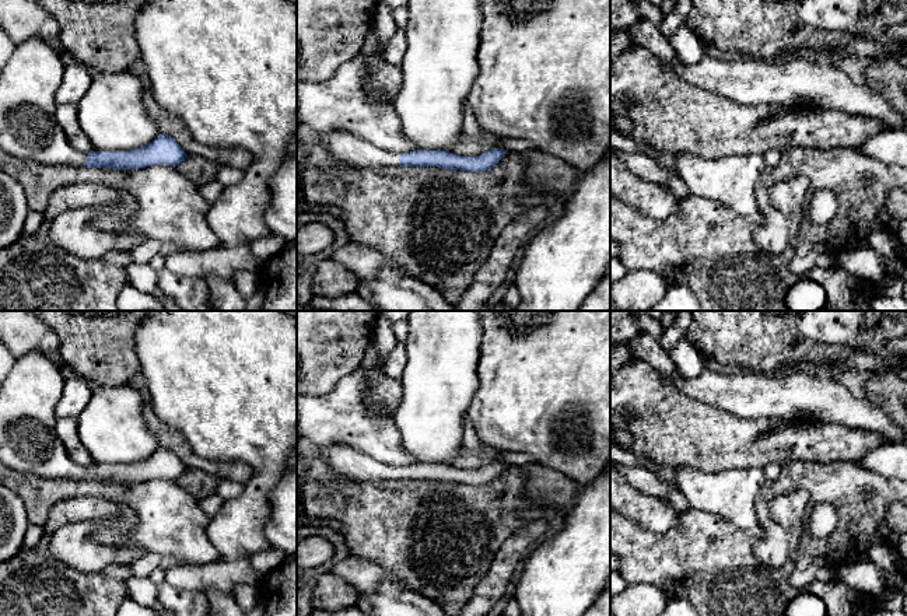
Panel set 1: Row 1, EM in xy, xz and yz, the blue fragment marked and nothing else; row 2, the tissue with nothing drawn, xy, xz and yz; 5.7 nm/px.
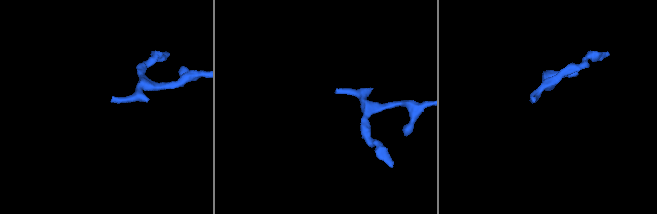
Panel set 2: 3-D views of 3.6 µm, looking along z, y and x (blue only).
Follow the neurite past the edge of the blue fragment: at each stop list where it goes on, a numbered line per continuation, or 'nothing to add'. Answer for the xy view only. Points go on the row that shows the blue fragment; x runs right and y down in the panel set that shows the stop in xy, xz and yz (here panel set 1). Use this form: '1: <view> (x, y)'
1: xy (30, 130)

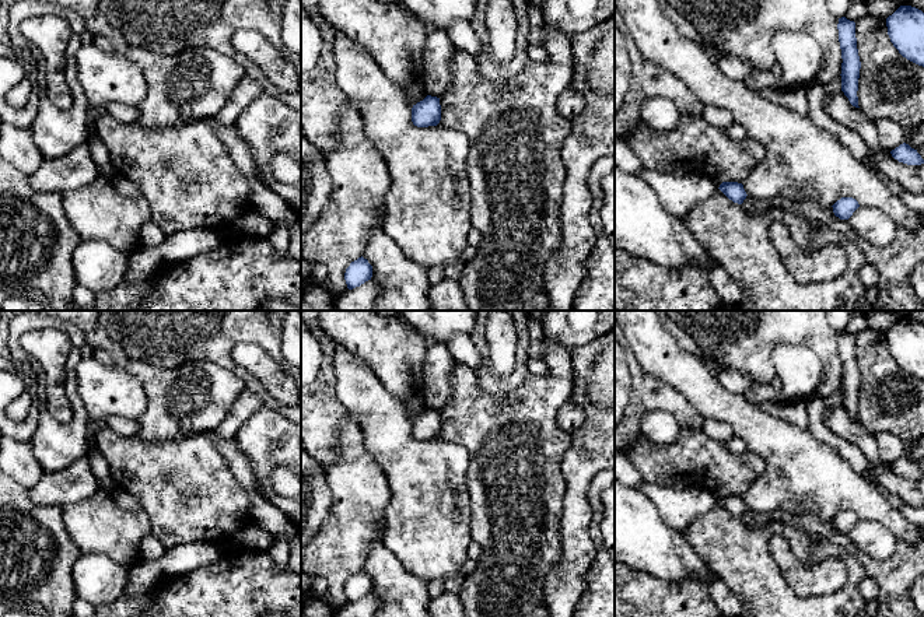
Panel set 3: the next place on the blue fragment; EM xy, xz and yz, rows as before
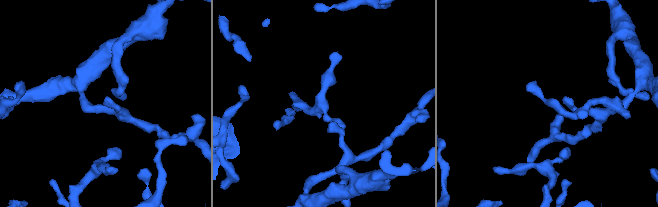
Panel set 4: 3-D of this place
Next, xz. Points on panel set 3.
nothing to add

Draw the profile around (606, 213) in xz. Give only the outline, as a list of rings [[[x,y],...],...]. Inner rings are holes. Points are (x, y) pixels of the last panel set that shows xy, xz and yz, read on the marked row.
[[[615,169],[602,179],[602,206],[599,217],[603,231],[609,238],[610,246],[615,252]]]

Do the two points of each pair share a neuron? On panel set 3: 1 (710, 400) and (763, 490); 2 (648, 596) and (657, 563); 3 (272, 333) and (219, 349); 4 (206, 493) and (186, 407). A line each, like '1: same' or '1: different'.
1: same
2: different
3: same
4: different

